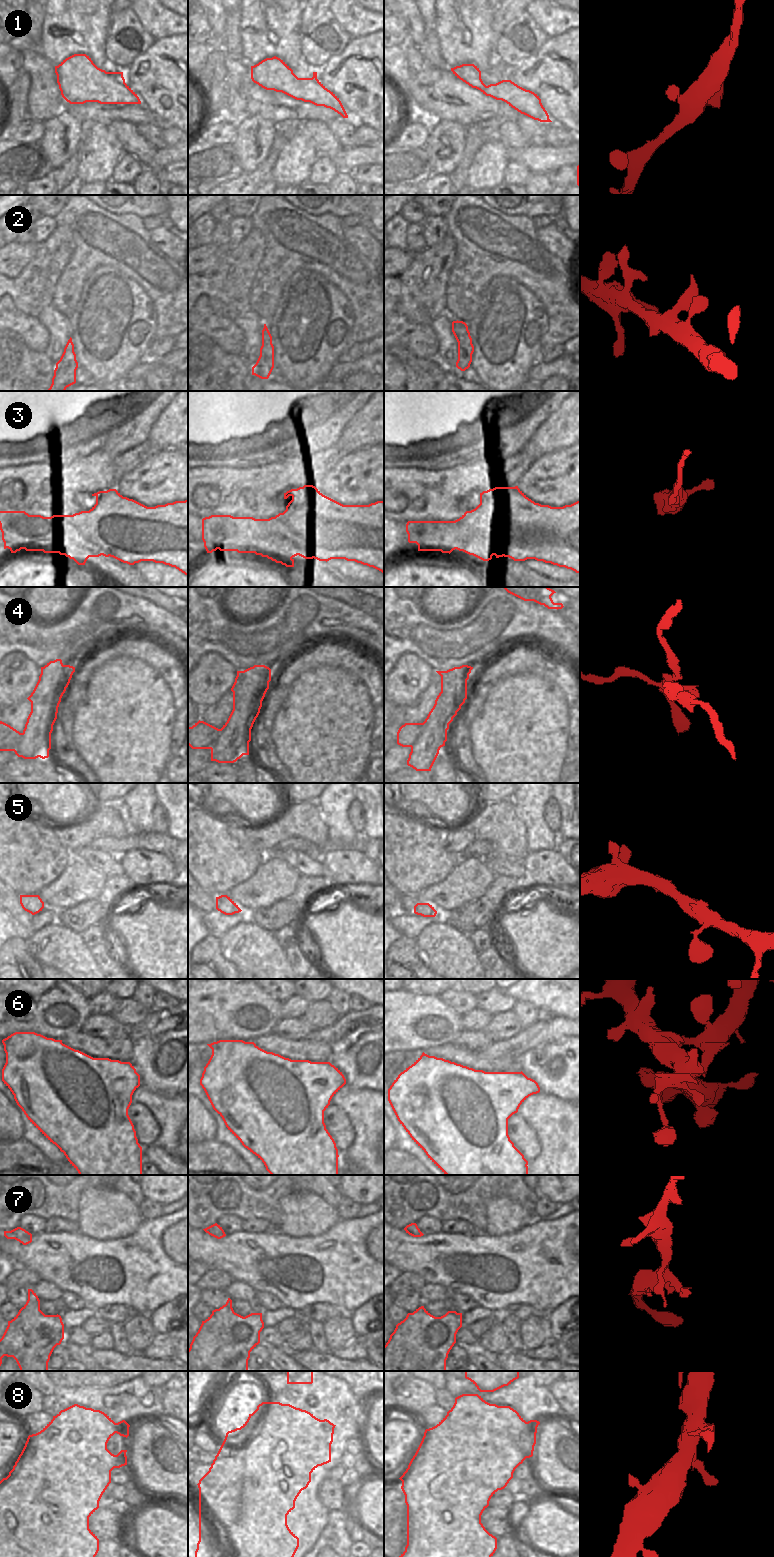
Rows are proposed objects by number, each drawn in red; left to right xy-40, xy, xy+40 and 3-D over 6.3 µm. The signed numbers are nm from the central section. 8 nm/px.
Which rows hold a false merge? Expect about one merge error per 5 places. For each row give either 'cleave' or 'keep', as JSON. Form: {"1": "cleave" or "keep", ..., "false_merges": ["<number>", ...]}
{"1": "keep", "2": "keep", "3": "cleave", "4": "cleave", "5": "keep", "6": "cleave", "7": "keep", "8": "keep", "false_merges": ["3", "4", "6"]}

